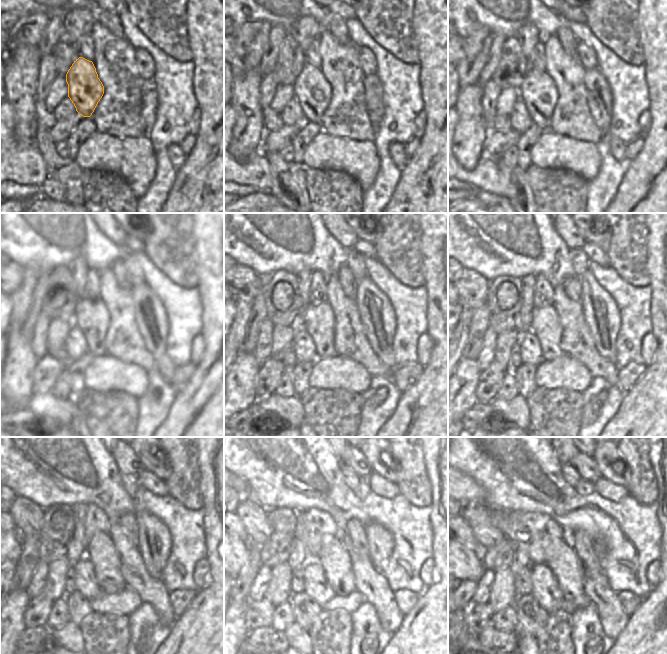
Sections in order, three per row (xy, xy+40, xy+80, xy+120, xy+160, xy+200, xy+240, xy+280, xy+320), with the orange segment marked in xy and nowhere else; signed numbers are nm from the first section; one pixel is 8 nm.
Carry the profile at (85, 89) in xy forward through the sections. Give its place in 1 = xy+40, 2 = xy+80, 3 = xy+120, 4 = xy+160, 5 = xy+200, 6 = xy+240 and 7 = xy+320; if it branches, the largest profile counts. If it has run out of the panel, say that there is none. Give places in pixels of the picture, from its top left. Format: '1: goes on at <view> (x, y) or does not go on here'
1: goes on at xy+40 (311, 89)
2: goes on at xy+80 (538, 91)
3: goes on at xy+120 (91, 316)
4: goes on at xy+160 (318, 320)
5: goes on at xy+200 (545, 324)
6: goes on at xy+240 (101, 551)
7: goes on at xy+320 (568, 569)

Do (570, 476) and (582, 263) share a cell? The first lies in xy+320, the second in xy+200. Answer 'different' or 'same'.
same

